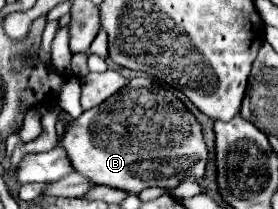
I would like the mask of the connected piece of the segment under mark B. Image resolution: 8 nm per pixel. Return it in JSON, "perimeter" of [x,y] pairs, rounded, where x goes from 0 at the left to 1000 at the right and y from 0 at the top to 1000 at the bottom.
{"perimeter":[[[525,359],[460,388],[460,407],[432,426],[432,445],[410,445],[367,502],[302,531],[288,569],[245,598],[209,694],[223,694],[245,722],[259,799],[288,837],[317,847],[345,885],[388,885],[475,923],[504,923],[532,895],[626,904],[669,856],[712,866],[741,837],[748,789],[748,703],[734,675],[719,579],[669,522],[669,502],[612,426],[583,416],[561,378]]]}

